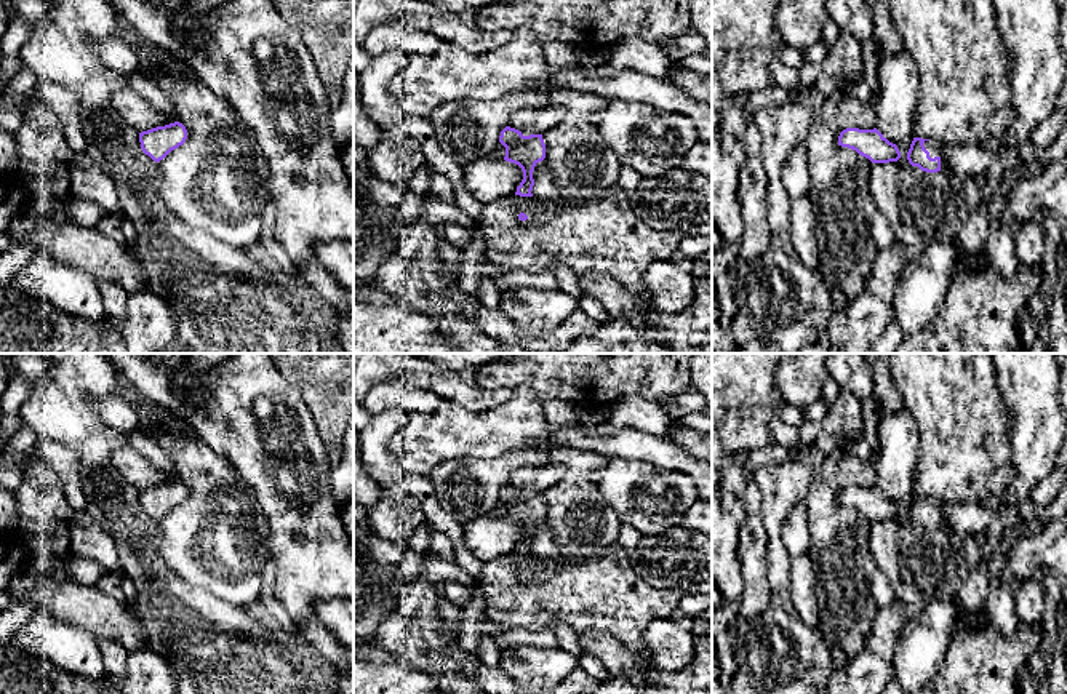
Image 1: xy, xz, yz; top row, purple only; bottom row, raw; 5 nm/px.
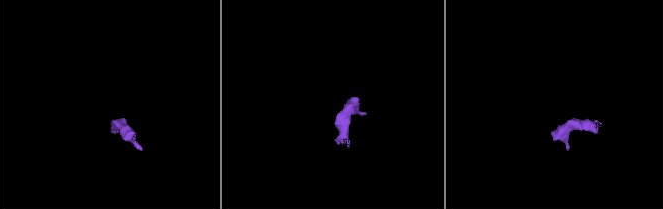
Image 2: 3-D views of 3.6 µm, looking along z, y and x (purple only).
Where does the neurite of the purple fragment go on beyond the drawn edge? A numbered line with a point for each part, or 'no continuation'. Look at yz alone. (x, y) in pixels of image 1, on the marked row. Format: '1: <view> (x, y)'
1: yz (935, 149)

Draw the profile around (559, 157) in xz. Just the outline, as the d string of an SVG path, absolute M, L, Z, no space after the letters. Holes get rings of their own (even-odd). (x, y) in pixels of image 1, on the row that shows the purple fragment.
M552 90L549 104L563 109L563 120L542 134L544 163L561 197L590 201L616 187L621 163L598 131L597 115L608 99L573 90Z

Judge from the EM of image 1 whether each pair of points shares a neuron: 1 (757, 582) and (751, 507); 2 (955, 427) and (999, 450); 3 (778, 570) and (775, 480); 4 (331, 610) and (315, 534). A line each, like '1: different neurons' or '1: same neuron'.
1: same neuron
2: same neuron
3: same neuron
4: different neurons

